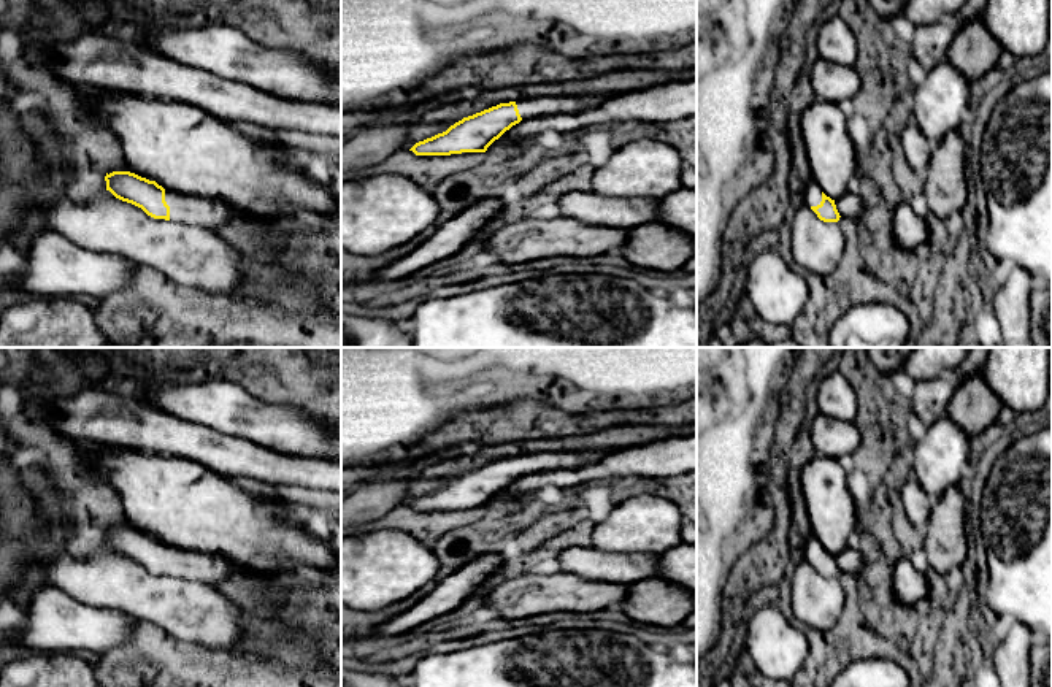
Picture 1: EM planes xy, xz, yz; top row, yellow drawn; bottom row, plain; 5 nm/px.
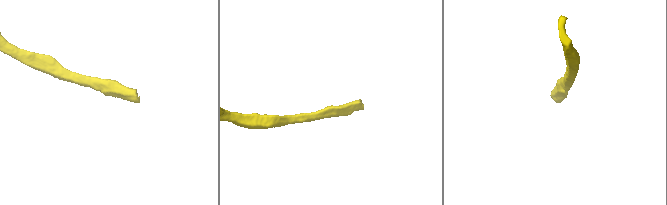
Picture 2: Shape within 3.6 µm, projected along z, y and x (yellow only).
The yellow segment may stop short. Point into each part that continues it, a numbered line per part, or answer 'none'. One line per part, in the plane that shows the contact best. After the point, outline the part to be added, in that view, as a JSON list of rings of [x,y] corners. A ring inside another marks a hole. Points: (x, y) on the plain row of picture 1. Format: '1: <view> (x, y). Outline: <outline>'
1: xy (208, 568). Outline: [[[165,546],[165,557],[170,562],[170,576],[198,581],[211,585],[217,585],[227,579],[252,579],[255,570],[236,563],[222,555],[200,554],[195,551],[186,551],[179,547]],[[267,574],[262,581],[271,581]]]

